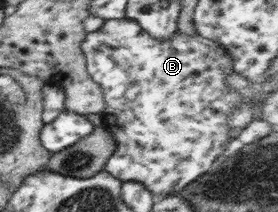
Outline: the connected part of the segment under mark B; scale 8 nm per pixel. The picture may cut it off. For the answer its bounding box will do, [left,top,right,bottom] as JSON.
[80,18,241,195]

